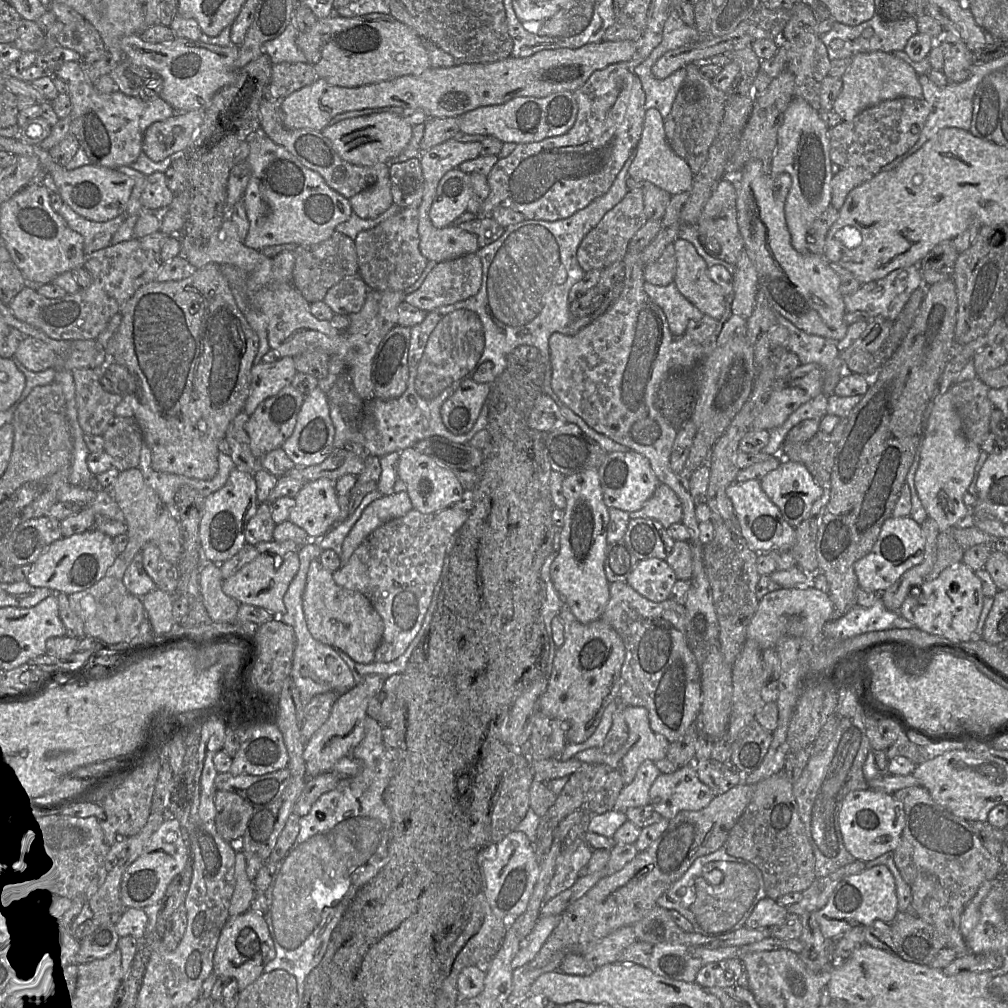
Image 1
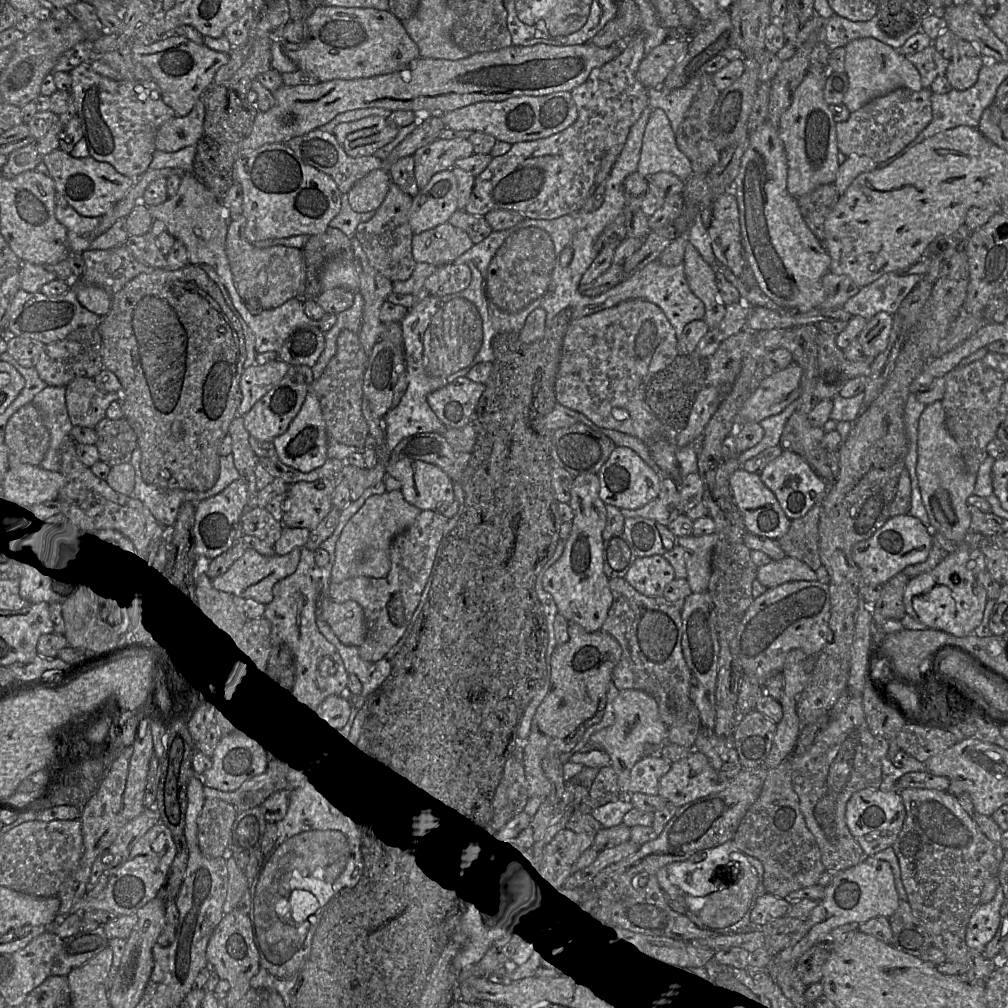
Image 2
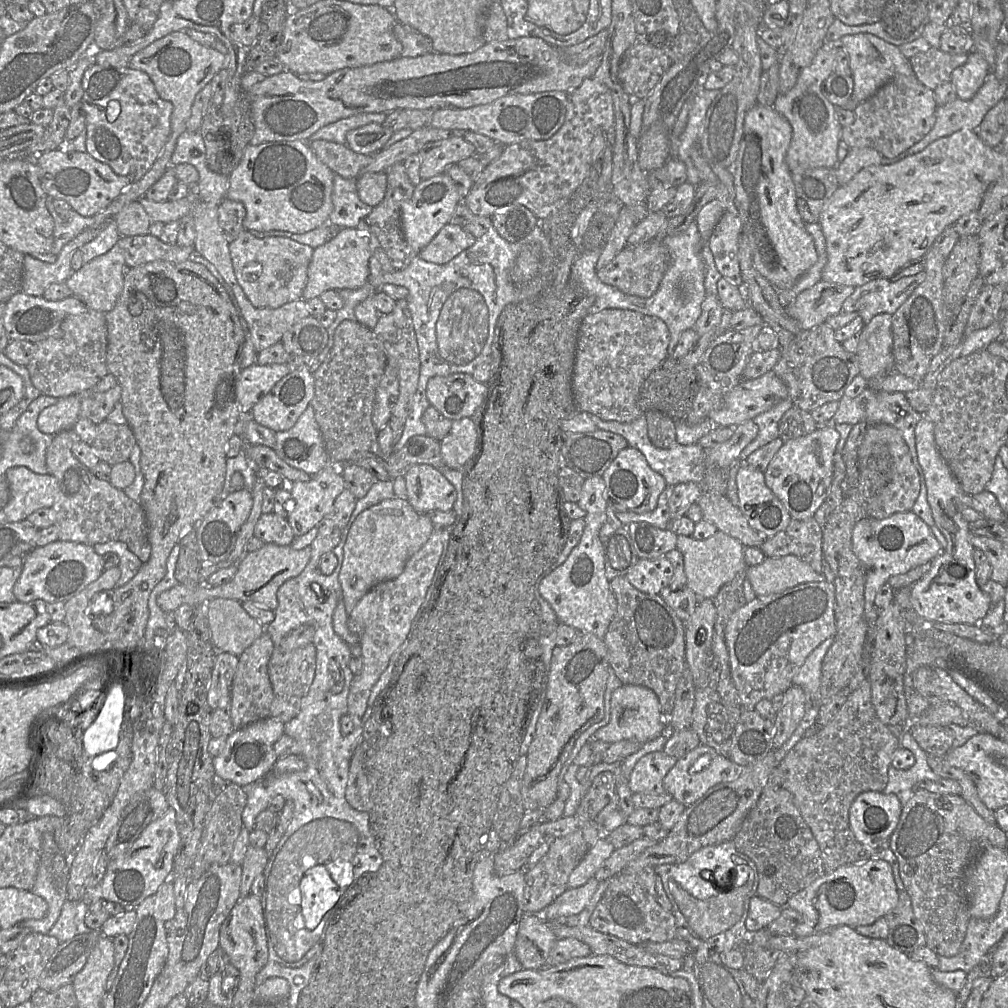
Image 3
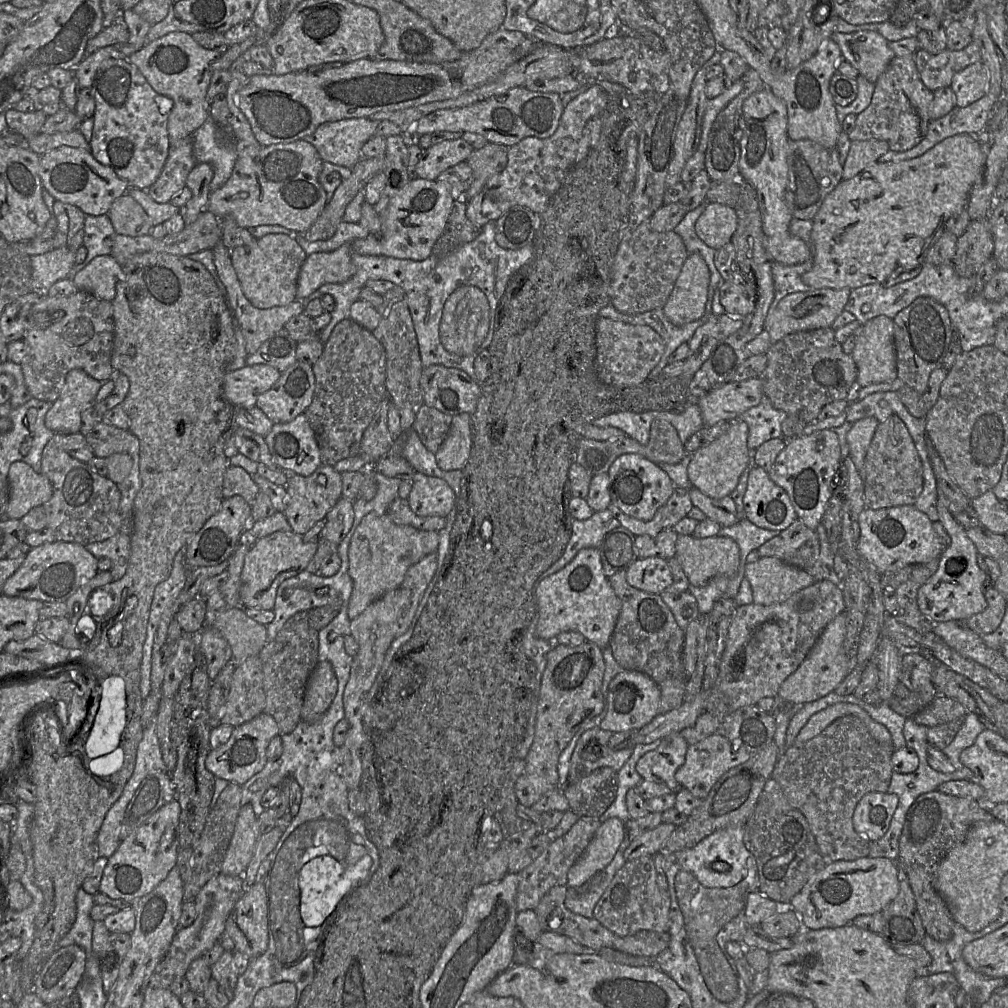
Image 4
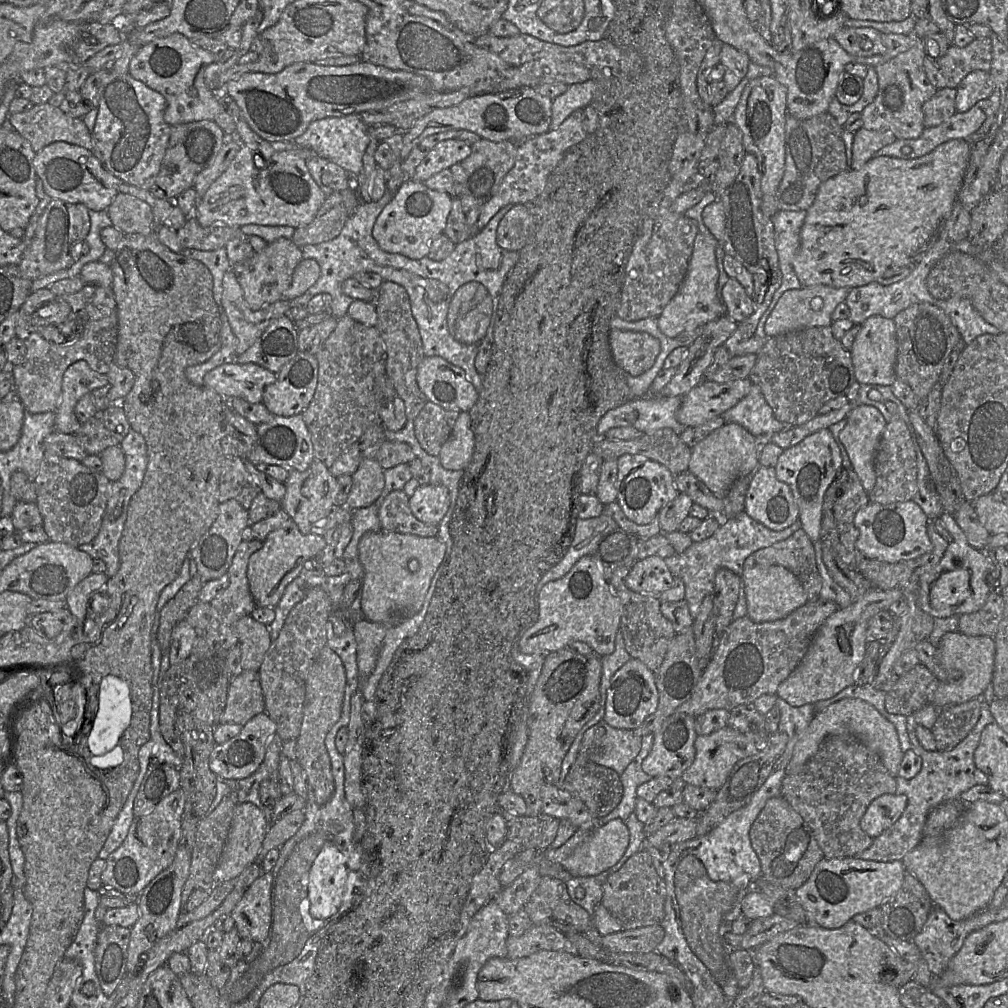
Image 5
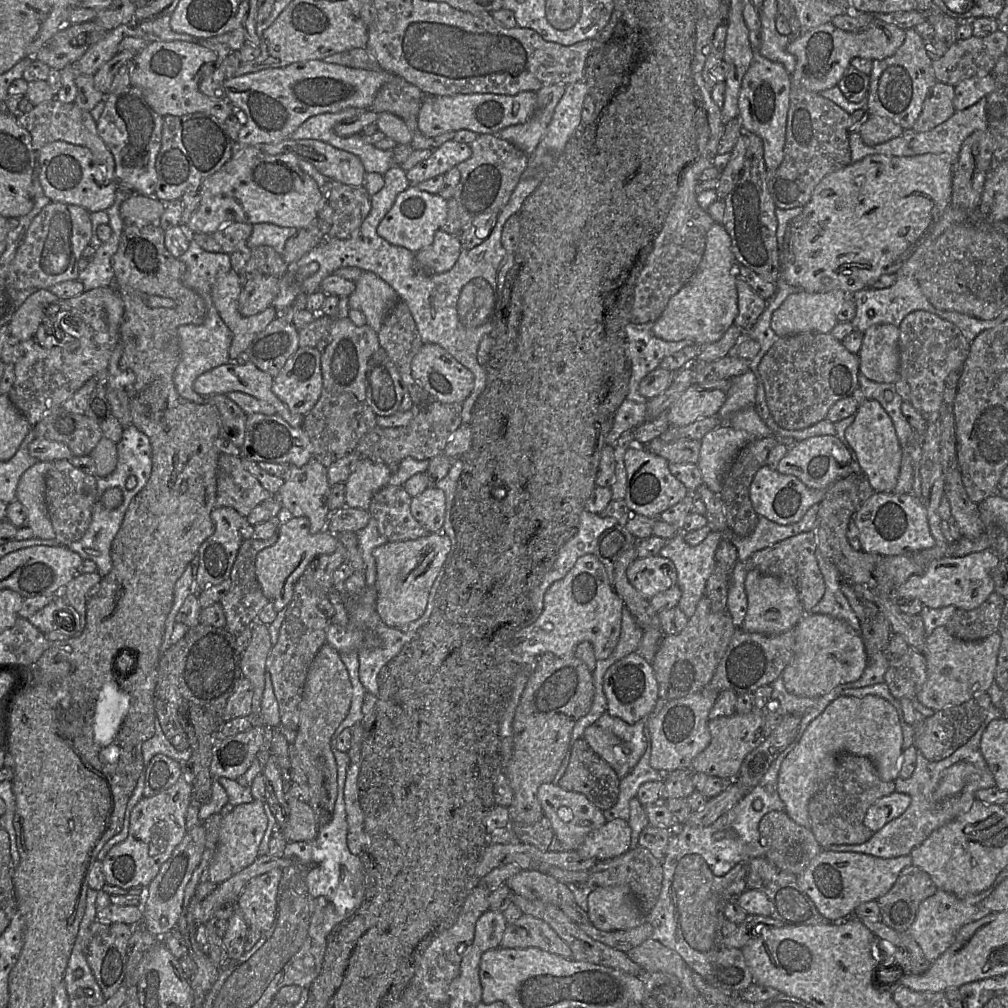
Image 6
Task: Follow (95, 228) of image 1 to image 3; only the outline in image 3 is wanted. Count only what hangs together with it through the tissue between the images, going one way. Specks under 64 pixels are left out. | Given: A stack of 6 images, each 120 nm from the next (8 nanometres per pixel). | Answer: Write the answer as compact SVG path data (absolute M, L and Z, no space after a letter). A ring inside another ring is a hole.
M53 207L53 212L50 213L50 216L54 222L54 242L51 249L51 253L54 255L58 255L64 245L94 223L93 216L81 216L73 209L65 213L64 217L61 217Z

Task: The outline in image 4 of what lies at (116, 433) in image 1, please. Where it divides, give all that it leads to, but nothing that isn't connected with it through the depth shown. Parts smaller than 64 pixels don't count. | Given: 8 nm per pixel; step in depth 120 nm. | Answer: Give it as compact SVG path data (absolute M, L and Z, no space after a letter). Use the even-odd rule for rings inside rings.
M101 420L85 436L95 457L108 458L115 453L127 453L134 435Z

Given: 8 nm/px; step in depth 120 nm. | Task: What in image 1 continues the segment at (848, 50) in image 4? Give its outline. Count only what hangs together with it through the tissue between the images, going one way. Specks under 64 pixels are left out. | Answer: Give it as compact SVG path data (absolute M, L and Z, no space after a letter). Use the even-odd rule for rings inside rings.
M882 51L858 53L852 58L850 66L842 76L842 90L834 103L832 111L836 112L845 122L853 120L863 110L878 105L883 101L901 97L922 99L923 91L918 77L917 72L909 64L892 53Z

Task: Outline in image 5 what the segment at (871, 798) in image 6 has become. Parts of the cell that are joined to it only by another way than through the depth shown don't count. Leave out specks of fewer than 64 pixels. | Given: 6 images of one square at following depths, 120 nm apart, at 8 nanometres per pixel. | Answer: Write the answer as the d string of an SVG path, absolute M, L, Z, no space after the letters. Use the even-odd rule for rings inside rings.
M851 734L828 736L807 763L797 771L786 773L781 786L781 796L810 827L825 858L856 857L868 849L874 838L862 830L860 820L875 798L895 793L895 777L887 771L880 756Z

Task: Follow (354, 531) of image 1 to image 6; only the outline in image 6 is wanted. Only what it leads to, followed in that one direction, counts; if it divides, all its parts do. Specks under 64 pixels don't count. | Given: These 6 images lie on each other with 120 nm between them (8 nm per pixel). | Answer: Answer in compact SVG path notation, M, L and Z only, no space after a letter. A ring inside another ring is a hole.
M431 533L415 540L388 541L373 550L376 561L376 611L389 627L402 627L425 612L431 587L450 551L449 537Z

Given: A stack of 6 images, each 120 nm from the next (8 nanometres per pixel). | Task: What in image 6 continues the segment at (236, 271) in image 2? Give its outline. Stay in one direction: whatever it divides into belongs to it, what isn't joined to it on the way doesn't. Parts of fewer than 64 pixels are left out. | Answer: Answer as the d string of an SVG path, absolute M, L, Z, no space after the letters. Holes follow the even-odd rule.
M253 275L244 283L238 298L238 309L243 316L251 316L272 305L279 292L279 278L272 275Z

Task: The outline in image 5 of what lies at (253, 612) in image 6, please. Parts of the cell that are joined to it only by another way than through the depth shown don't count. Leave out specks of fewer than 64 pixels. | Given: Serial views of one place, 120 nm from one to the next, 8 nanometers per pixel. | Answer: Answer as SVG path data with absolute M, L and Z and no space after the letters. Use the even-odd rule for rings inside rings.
M259 540L242 541L237 548L232 563L228 569L229 586L227 589L216 596L211 602L212 617L208 628L199 635L204 636L208 643L213 643L215 648L223 648L229 651L238 644L236 635L236 623L244 616L250 616L256 608L256 603L251 595L249 582L247 578L247 567L249 558L253 553L263 546L263 542Z

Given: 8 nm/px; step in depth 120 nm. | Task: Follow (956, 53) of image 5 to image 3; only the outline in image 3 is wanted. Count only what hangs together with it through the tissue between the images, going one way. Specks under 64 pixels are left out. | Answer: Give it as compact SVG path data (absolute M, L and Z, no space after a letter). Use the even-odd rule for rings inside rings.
M930 47L908 59L918 80L933 91L951 80L953 70L967 61L968 54L949 54L940 48Z

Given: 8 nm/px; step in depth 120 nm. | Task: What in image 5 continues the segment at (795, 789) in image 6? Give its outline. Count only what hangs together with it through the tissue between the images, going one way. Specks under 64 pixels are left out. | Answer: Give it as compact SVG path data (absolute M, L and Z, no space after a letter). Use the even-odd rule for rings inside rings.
M857 698L841 699L814 716L795 745L792 758L787 766L787 773L797 771L807 763L817 753L822 742L828 736L842 734L851 734L858 738L865 746L880 756L887 771L893 777L898 776L904 752L901 750L895 726L874 706Z

